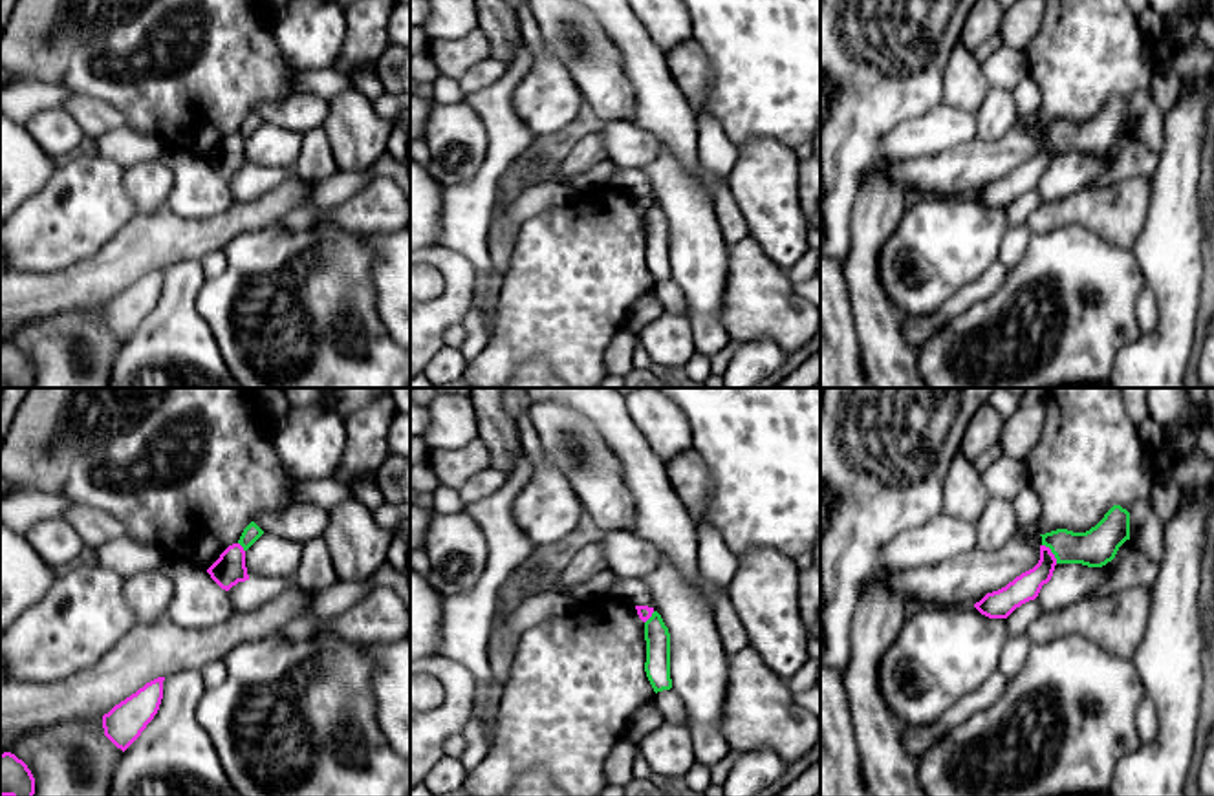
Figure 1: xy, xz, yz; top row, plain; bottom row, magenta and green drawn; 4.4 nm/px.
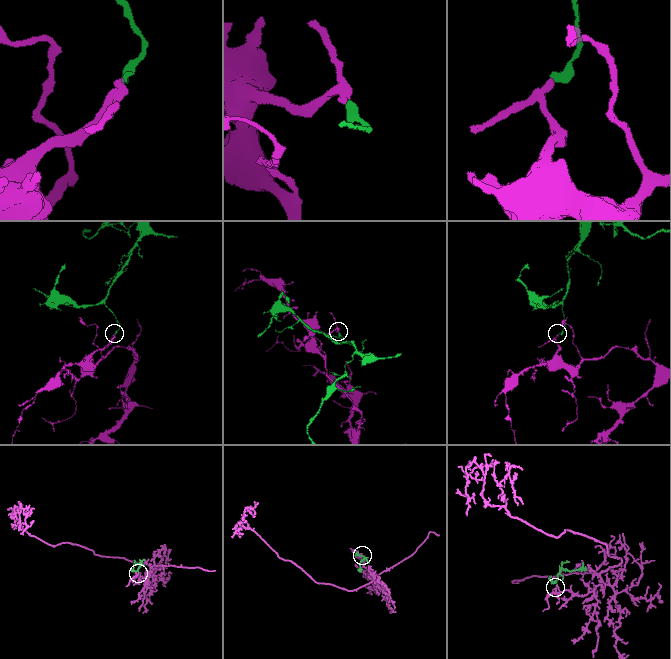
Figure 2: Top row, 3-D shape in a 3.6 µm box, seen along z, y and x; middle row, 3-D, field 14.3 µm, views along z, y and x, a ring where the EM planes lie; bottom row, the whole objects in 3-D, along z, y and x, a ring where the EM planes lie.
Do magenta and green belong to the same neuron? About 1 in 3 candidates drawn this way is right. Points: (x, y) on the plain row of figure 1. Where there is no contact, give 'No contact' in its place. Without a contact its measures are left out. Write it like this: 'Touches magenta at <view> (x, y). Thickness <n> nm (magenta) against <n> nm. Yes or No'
Touches magenta at yz (1051, 143). Thickness 120 nm (magenta) against 170 nm. No

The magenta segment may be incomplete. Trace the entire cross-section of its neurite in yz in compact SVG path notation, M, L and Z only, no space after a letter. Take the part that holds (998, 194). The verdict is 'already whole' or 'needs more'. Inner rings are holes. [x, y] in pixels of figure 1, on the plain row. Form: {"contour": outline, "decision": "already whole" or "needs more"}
{"contour": "M1040 135L1038 154L1016 167L1005 177L987 183L974 198L989 209L1007 209L1022 194L1035 190L1053 167L1057 148L1049 137Z", "decision": "already whole"}

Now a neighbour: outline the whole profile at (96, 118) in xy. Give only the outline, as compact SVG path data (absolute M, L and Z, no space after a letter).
M71 93L62 108L82 128L88 145L108 132L126 126L126 119L117 108L90 95Z

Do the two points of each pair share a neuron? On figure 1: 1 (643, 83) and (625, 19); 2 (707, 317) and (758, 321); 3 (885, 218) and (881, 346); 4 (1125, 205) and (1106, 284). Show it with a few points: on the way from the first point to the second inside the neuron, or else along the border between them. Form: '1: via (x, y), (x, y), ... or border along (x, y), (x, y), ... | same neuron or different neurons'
1: via (643, 66), (630, 35) | same neuron
2: border along (726, 275), (718, 319), (733, 339) | different neurons
3: via (867, 249), (867, 295), (874, 315) | same neuron
4: border along (1077, 224), (1130, 249) | different neurons

